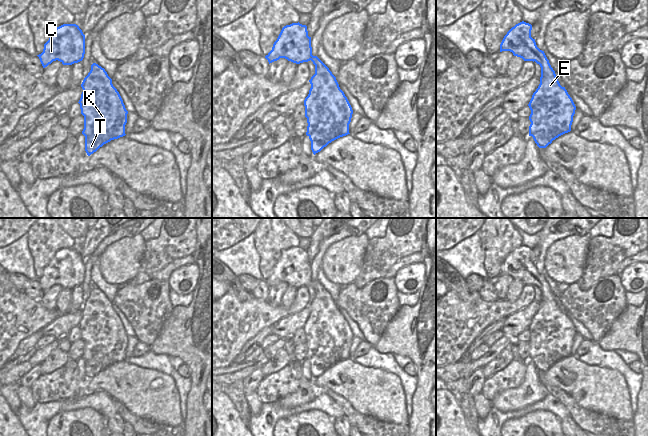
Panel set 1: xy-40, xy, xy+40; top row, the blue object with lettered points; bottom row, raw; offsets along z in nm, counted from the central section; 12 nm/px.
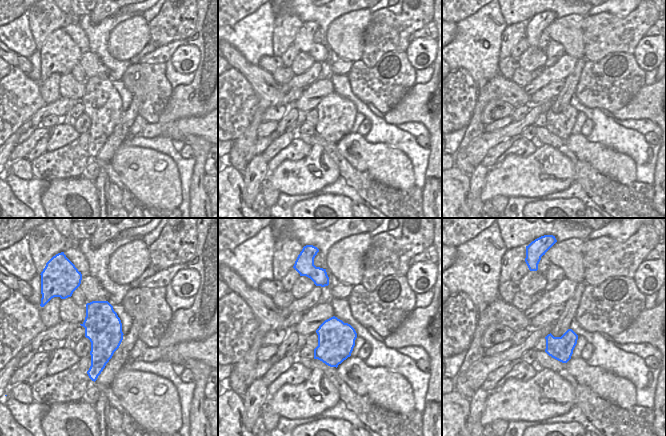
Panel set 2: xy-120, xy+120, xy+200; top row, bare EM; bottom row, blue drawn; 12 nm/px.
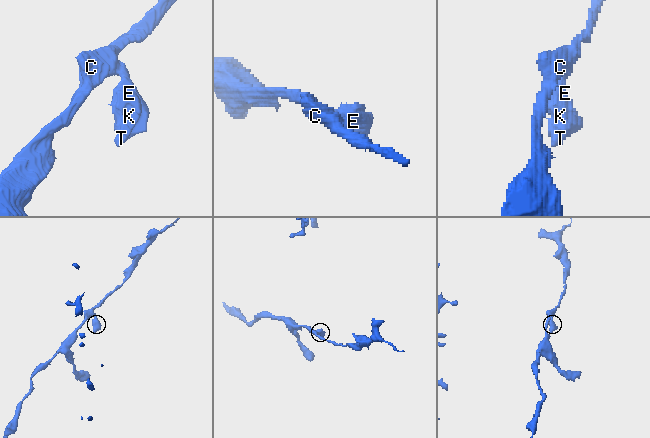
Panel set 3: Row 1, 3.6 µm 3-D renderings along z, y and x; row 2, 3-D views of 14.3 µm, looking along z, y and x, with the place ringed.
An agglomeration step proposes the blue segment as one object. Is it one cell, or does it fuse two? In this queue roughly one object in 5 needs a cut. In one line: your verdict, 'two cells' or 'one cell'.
one cell

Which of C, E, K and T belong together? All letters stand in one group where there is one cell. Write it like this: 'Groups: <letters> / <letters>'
Groups: C E K T

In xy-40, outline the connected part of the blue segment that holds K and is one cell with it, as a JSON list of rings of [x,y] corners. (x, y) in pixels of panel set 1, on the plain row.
[[[96,287],[84,302],[79,324],[84,340],[85,375],[88,380],[111,364],[125,360],[128,335],[104,292]]]

